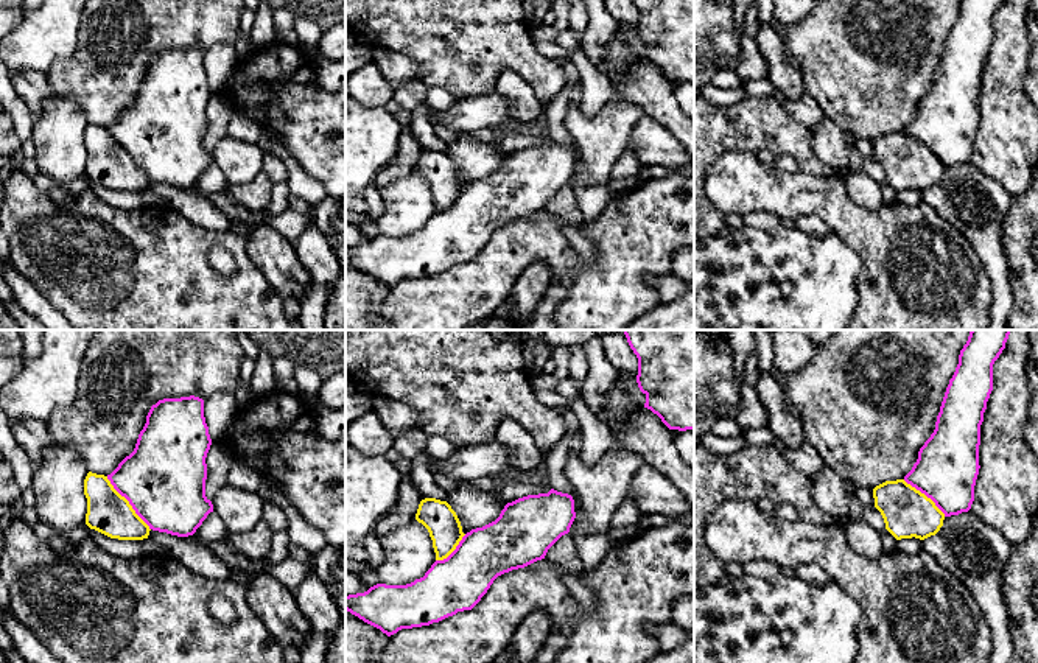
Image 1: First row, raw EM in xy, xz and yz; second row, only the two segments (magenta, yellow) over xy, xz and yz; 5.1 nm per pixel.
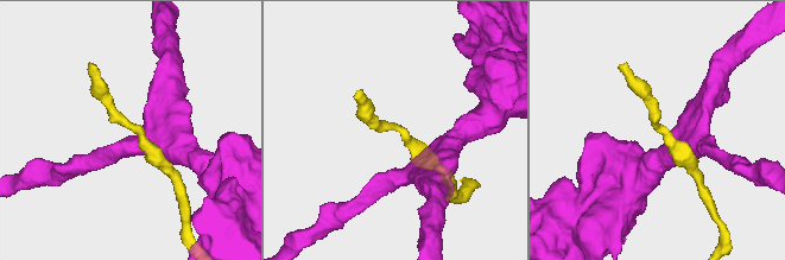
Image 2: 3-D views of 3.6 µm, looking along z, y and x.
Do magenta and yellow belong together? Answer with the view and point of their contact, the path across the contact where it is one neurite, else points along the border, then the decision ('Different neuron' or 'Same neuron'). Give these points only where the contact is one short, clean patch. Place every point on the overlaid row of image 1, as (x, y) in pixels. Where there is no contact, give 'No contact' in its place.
Touches magenta at xy (129, 503). Different neuron

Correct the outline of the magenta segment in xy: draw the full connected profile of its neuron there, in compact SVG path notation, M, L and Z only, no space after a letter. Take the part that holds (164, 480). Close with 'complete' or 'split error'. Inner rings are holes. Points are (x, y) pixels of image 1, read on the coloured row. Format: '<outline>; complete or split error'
M163 398L151 406L134 451L107 479L149 529L188 537L213 512L205 496L210 445L204 400Z; complete

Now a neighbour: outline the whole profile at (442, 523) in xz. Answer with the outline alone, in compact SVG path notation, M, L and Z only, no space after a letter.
M436 498L422 500L416 520L428 529L436 560L447 559L465 535L456 512L447 501Z

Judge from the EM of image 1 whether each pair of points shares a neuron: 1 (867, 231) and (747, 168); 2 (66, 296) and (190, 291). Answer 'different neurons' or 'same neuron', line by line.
1: same neuron
2: same neuron

